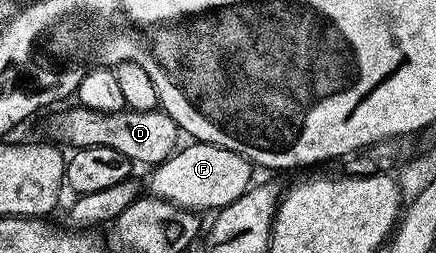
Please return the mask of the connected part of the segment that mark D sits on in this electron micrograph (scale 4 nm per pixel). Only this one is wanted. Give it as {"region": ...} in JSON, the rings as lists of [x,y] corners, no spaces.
{"region":[[[75,104],[73,108],[55,119],[55,138],[53,137],[55,142],[63,146],[70,145],[71,150],[84,147],[112,147],[112,151],[120,151],[120,155],[124,155],[132,163],[138,164],[139,161],[140,164],[146,165],[145,167],[153,167],[167,161],[170,154],[179,148],[178,124],[158,109],[136,111],[125,108],[119,113],[100,113],[95,109],[85,109],[80,104]]]}

